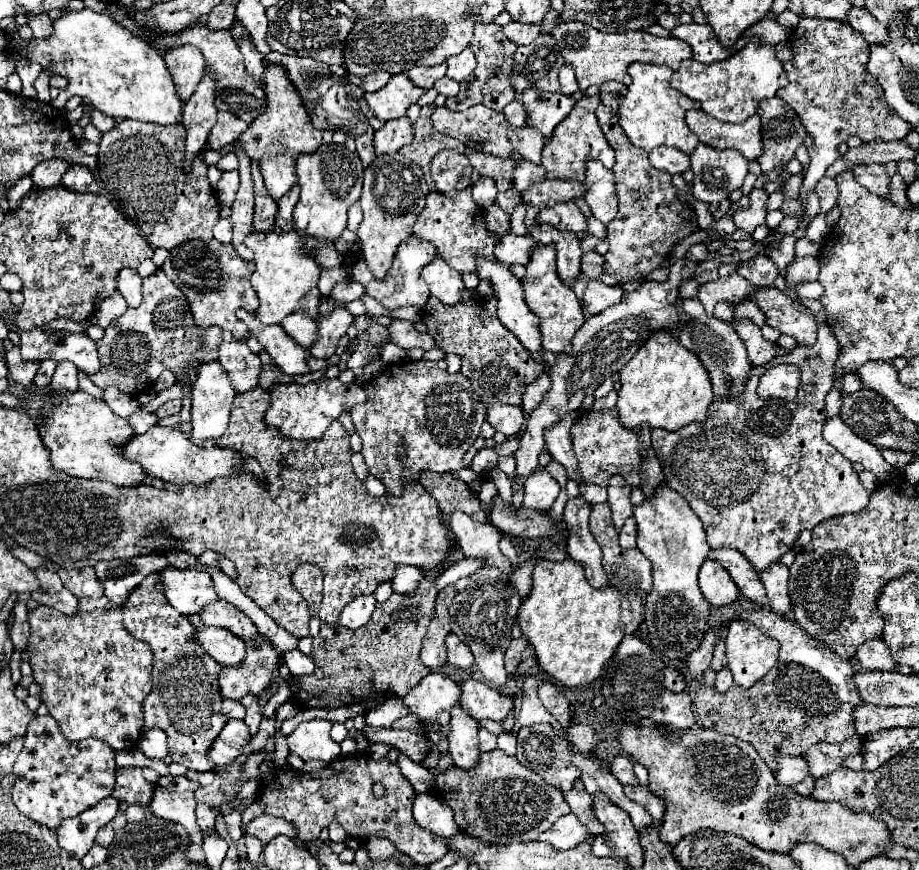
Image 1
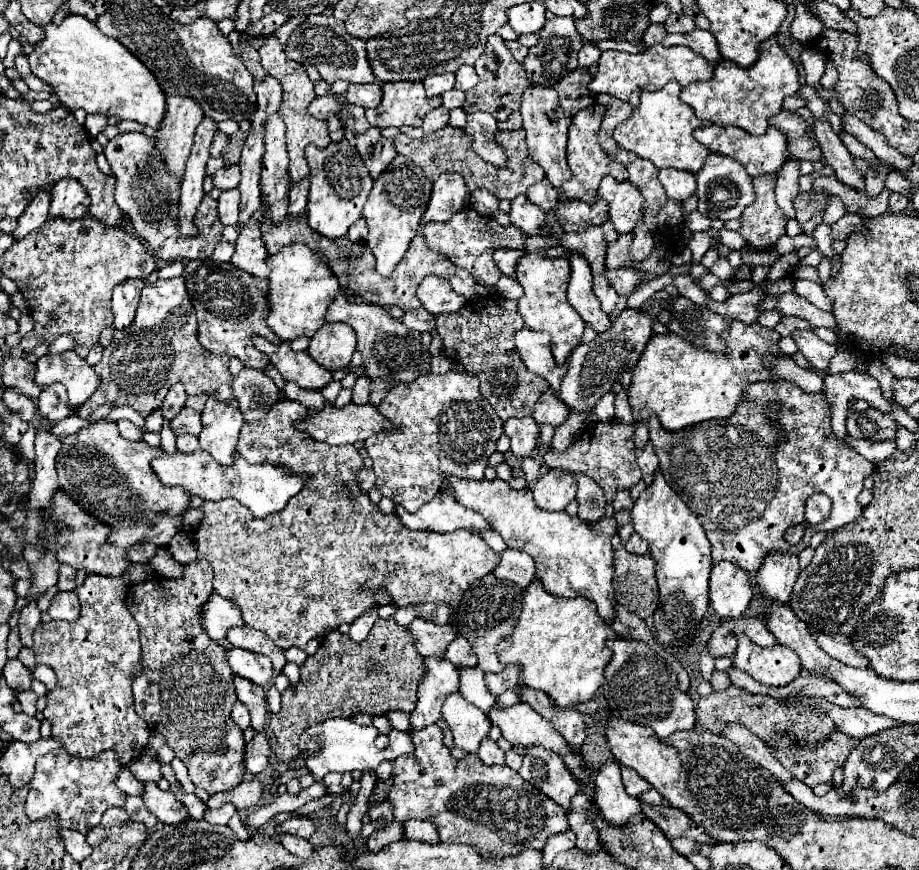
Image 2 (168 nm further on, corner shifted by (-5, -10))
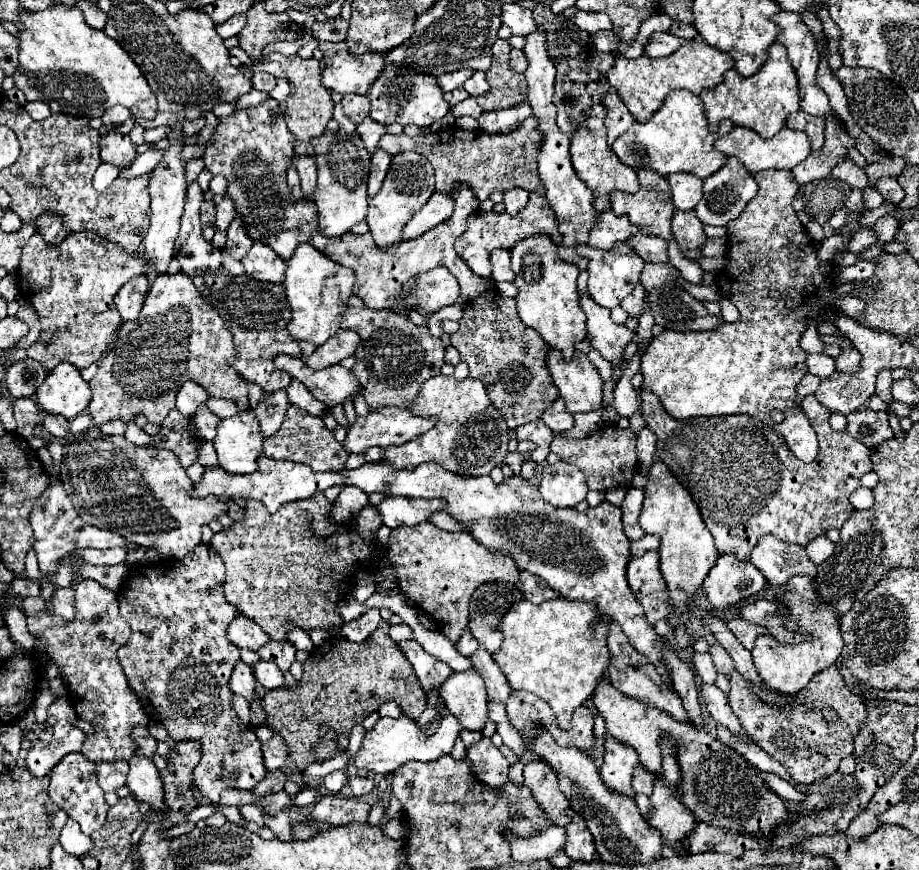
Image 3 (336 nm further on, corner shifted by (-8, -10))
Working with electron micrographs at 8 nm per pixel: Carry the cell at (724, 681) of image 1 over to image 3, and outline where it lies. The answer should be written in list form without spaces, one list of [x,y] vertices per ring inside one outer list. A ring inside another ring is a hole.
[[[695,652],[693,654],[693,668],[695,668],[695,672],[701,676],[701,680],[705,684],[715,684],[715,680],[717,680],[717,668],[715,668],[715,664],[711,660],[711,654],[699,654],[699,652]]]

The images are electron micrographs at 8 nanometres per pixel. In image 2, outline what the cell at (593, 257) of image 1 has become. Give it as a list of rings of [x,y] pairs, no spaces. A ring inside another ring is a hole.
[[[620,268],[620,270],[608,270],[608,282],[620,296],[628,296],[638,288],[642,278],[632,268]]]

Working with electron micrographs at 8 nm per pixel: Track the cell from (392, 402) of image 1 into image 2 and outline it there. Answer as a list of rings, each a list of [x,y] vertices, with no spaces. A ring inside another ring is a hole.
[[[450,370],[446,374],[424,374],[412,384],[396,386],[378,404],[378,412],[398,426],[398,432],[380,432],[364,442],[374,462],[376,490],[408,512],[430,502],[442,486],[444,476],[468,480],[484,478],[488,458],[504,434],[502,420],[478,392],[480,380],[470,372]]]

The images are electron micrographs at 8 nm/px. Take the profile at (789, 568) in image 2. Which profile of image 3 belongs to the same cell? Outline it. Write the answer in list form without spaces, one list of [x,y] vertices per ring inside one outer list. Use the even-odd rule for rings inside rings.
[[[763,536],[751,552],[751,564],[755,564],[767,578],[769,586],[781,588],[791,582],[793,576],[815,576],[817,564],[813,564],[799,544],[787,544],[773,536]]]

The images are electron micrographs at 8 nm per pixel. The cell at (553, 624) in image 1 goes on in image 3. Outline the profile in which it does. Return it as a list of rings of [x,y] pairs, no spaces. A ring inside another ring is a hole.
[[[555,598],[543,604],[531,604],[529,600],[521,600],[519,604],[509,610],[499,630],[503,632],[503,644],[499,652],[493,656],[493,660],[499,664],[501,672],[507,676],[509,686],[513,690],[529,690],[543,698],[553,712],[557,714],[559,728],[571,728],[571,716],[573,710],[579,708],[587,698],[591,698],[593,690],[597,688],[599,680],[603,678],[611,654],[607,652],[605,638],[607,638],[607,618],[599,612],[595,602],[583,602],[583,600],[567,600],[567,598]]]

